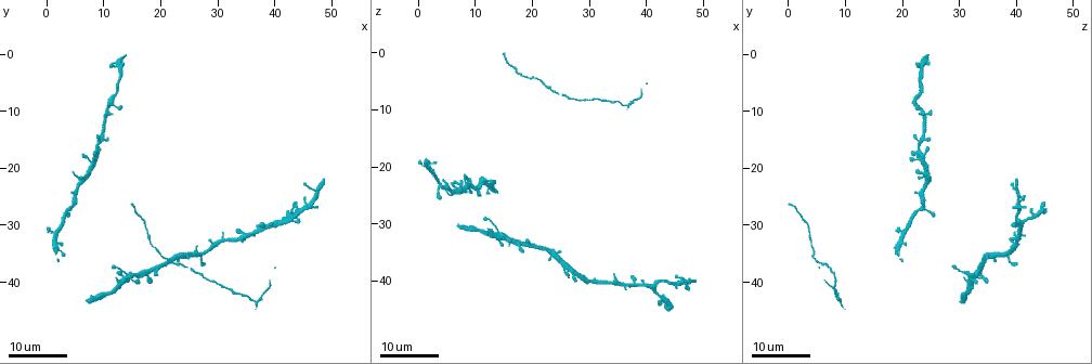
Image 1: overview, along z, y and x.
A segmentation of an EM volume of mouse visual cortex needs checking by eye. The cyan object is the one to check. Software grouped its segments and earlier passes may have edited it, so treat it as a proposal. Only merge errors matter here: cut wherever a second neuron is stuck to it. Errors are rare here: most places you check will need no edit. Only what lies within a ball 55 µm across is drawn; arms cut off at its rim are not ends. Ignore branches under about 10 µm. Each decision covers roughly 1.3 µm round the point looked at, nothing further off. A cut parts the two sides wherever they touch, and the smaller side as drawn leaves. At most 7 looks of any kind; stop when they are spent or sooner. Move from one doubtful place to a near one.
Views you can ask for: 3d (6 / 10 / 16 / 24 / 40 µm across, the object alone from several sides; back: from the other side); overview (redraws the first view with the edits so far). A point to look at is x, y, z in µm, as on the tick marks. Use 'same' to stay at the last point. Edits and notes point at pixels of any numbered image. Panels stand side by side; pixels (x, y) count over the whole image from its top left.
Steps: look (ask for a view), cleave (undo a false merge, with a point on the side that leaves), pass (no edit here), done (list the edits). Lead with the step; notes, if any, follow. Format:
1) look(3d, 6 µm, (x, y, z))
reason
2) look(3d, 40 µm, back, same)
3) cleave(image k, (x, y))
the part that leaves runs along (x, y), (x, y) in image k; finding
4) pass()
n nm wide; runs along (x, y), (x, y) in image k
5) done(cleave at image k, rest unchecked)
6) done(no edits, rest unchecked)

look(3d, 24 µm, (3.5, 27.0, 24.0))
a fork

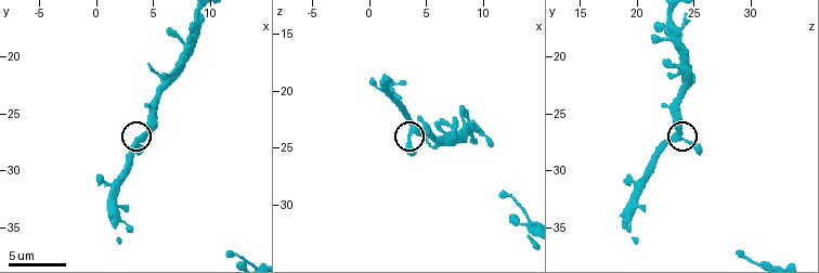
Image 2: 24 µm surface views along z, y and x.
look(3d, 6 µm, (4.2, 27.0, 23.6))

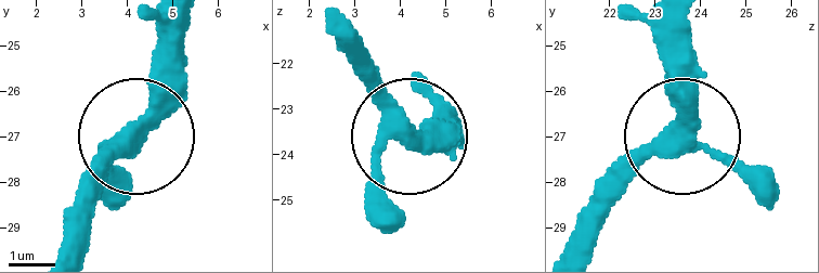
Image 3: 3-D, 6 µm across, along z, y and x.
pass()
360 nm wide; runs along (666, 150), (686, 119), (686, 29) in image 3; one neuron here

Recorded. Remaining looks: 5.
look(3d, 10 µm, (7.4, 20.0, 24.2))
a narrow waist

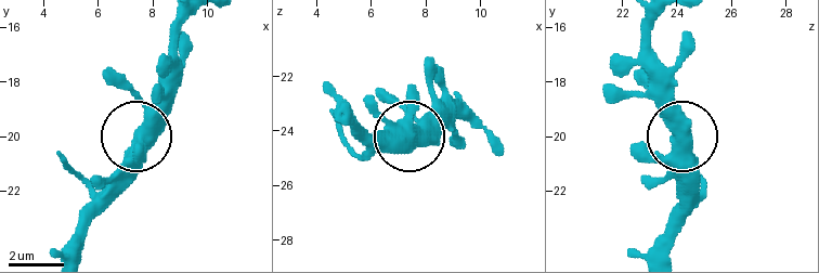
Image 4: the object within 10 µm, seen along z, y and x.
pass()
3 arms; continuous, no second neuron

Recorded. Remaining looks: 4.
look(3d, 16 µm, (23.5, 36.5, 6.5))
thick turns thin

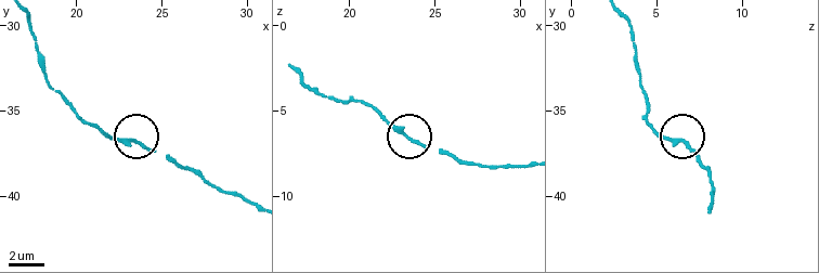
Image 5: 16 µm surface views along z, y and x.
look(3d, 6 µm, (23.0, 36.7, 6.3))

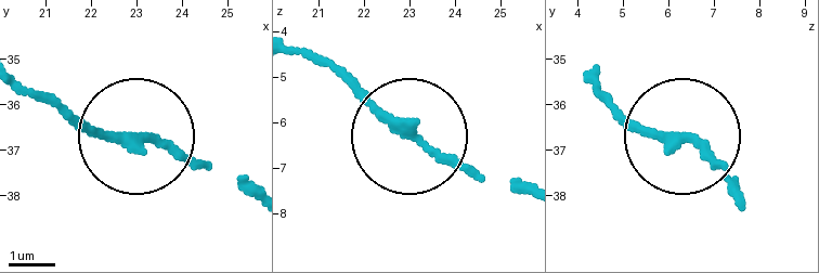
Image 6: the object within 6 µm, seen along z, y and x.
pass()
220 nm wide; all the same neuron

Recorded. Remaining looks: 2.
look(3d, 16 µm, (27.0, 34.5, 38.5))
side arm on a straight run

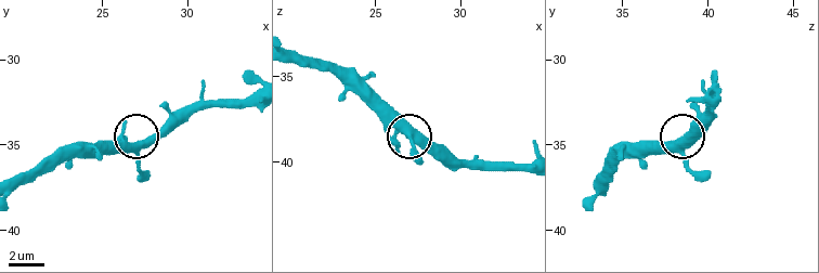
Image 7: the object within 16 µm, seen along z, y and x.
look(3d, 10 µm, (27.4, 34.9, 38.3))

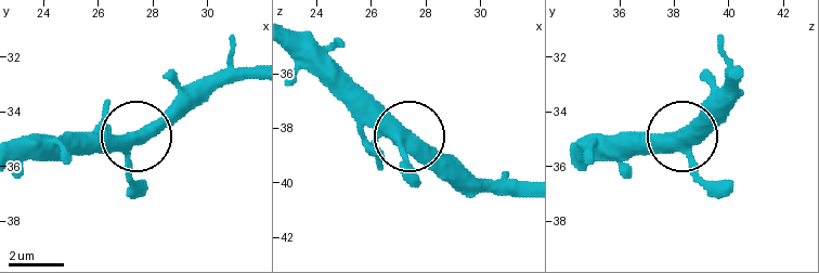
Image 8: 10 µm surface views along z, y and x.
pass()
one neuron here

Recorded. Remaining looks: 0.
done(no edits, rest unchecked)

